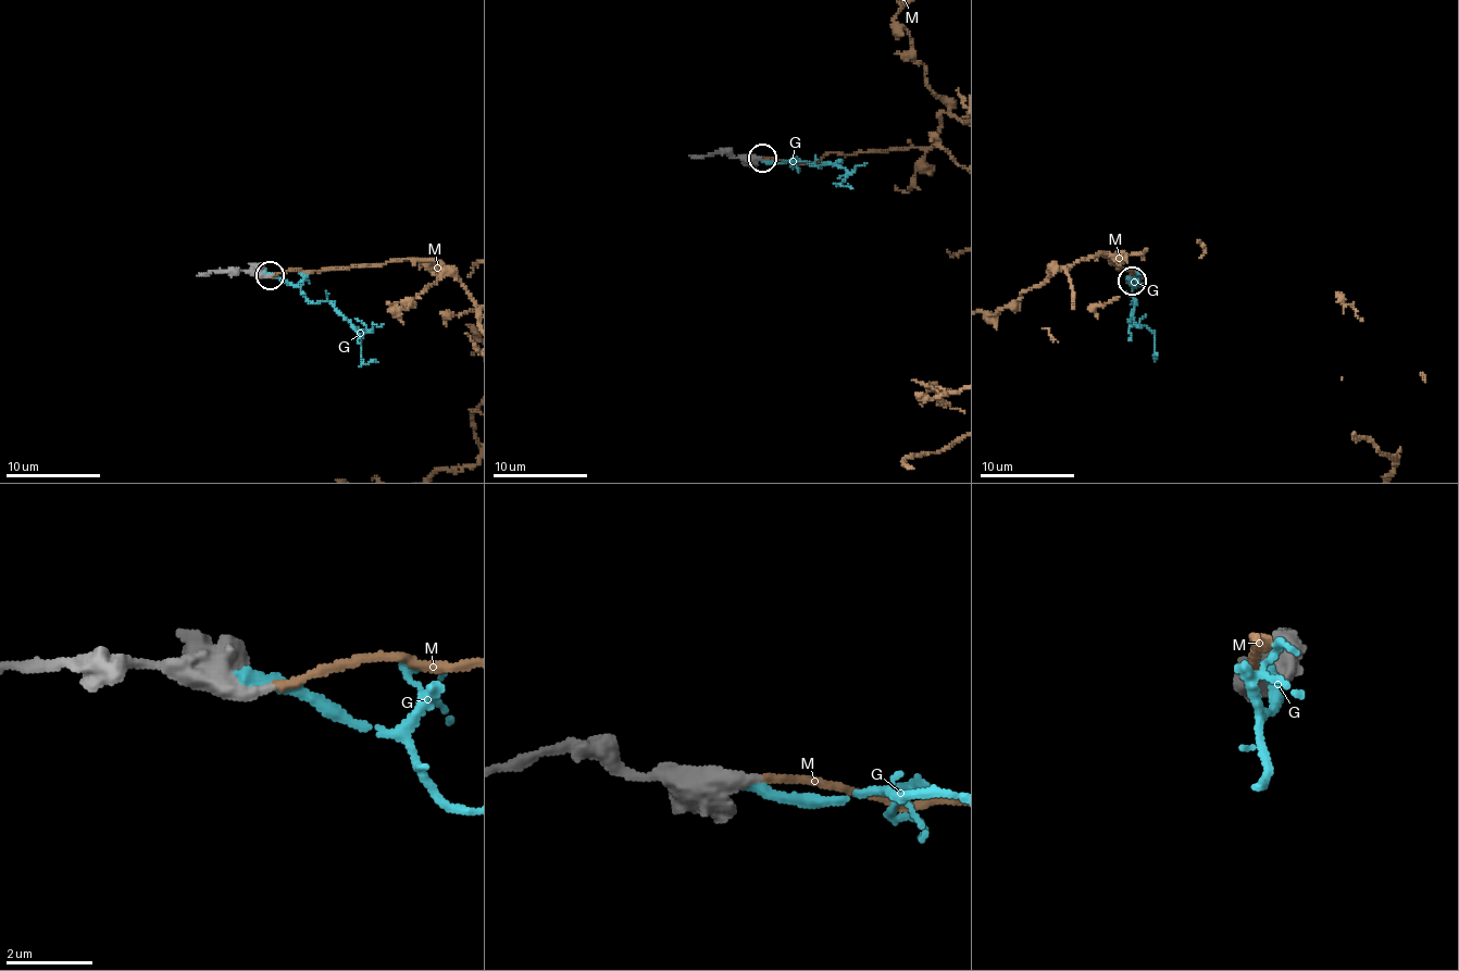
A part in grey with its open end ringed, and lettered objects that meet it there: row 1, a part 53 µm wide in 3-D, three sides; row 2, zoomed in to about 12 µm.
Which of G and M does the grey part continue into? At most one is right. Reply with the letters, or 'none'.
M

